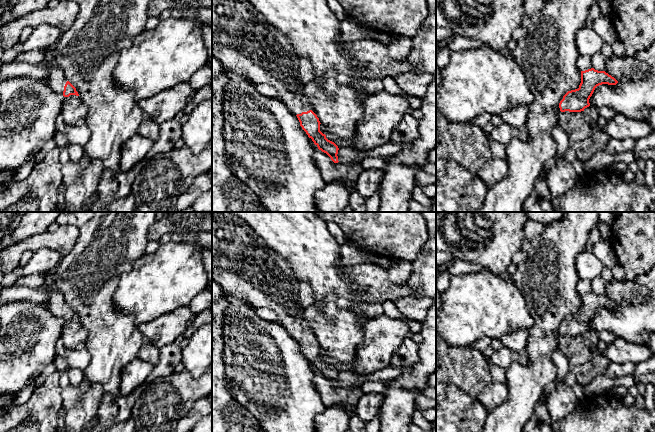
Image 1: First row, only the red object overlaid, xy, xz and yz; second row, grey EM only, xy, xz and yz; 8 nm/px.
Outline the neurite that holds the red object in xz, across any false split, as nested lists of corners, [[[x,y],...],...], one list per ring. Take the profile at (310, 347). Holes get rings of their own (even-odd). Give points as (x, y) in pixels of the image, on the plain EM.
[[[212,212],[212,280],[222,290],[240,294],[253,308],[268,308],[277,314],[277,322],[294,338],[302,353],[319,374],[338,387],[338,370],[320,355],[320,345],[304,318],[299,298],[299,281],[288,265],[249,225],[230,212]]]

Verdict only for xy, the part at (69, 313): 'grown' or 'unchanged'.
grown

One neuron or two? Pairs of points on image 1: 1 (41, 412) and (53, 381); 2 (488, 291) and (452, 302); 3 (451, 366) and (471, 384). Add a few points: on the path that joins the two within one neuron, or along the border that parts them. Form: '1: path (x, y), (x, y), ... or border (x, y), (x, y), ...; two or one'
1: path (44, 404), (50, 389); one
2: path (479, 300), (477, 302), (461, 302); one
3: path (456, 369), (466, 379); one

